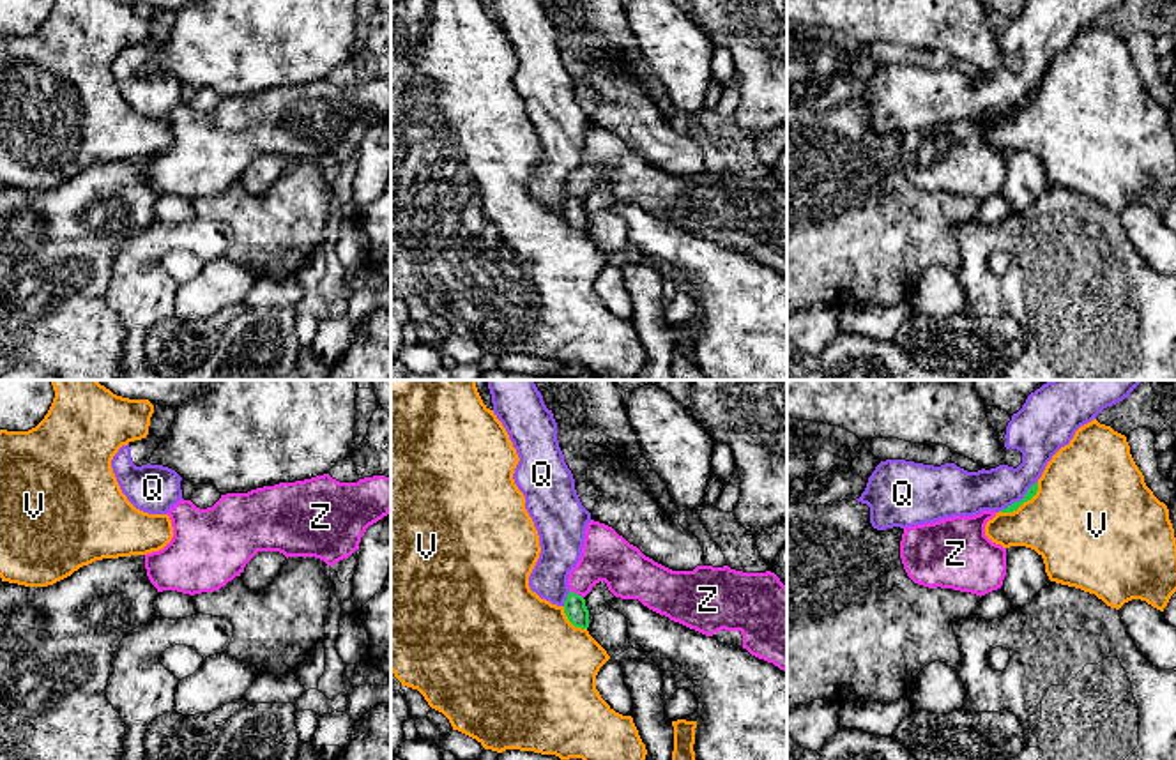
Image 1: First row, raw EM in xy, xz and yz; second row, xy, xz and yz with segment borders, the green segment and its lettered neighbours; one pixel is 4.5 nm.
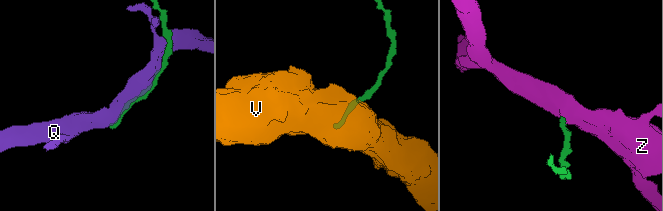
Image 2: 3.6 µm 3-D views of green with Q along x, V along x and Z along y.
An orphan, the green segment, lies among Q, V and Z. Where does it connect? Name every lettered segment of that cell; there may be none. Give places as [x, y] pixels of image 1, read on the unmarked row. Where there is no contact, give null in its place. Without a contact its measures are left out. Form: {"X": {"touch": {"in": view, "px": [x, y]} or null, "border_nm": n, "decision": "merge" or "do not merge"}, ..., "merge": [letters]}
{"Q": {"touch": {"in": "yz", "px": [1019, 105]}, "border_nm": 220, "decision": "do not merge"}, "V": {"touch": {"in": "yz", "px": [1023, 106]}, "border_nm": 220, "decision": "do not merge"}, "Z": {"touch": {"in": "xz", "px": [577, 198]}, "border_nm": 80, "decision": "merge"}, "merge": ["Z"]}

